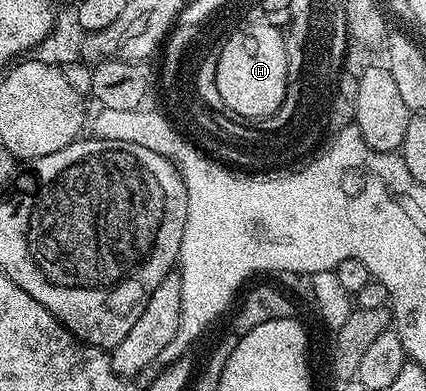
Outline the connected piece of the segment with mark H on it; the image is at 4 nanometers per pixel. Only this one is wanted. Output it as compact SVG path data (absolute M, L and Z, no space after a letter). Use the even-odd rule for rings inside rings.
M250 22L247 25L247 28L236 29L221 45L219 64L216 66L216 87L225 107L235 117L246 122L259 122L274 114L284 102L288 63L284 58L284 38L276 24Z

